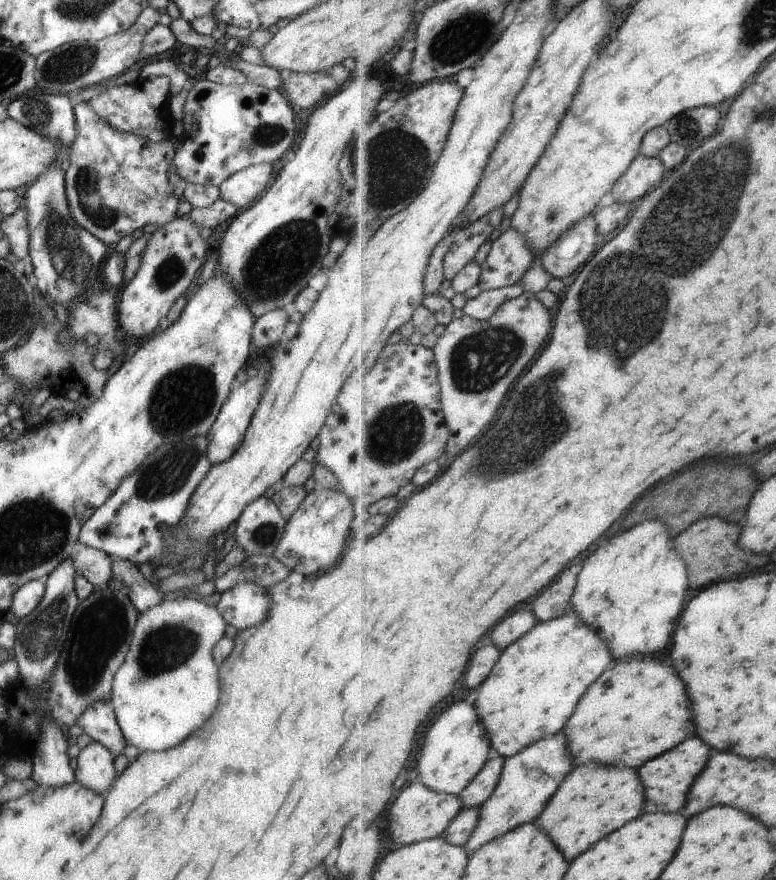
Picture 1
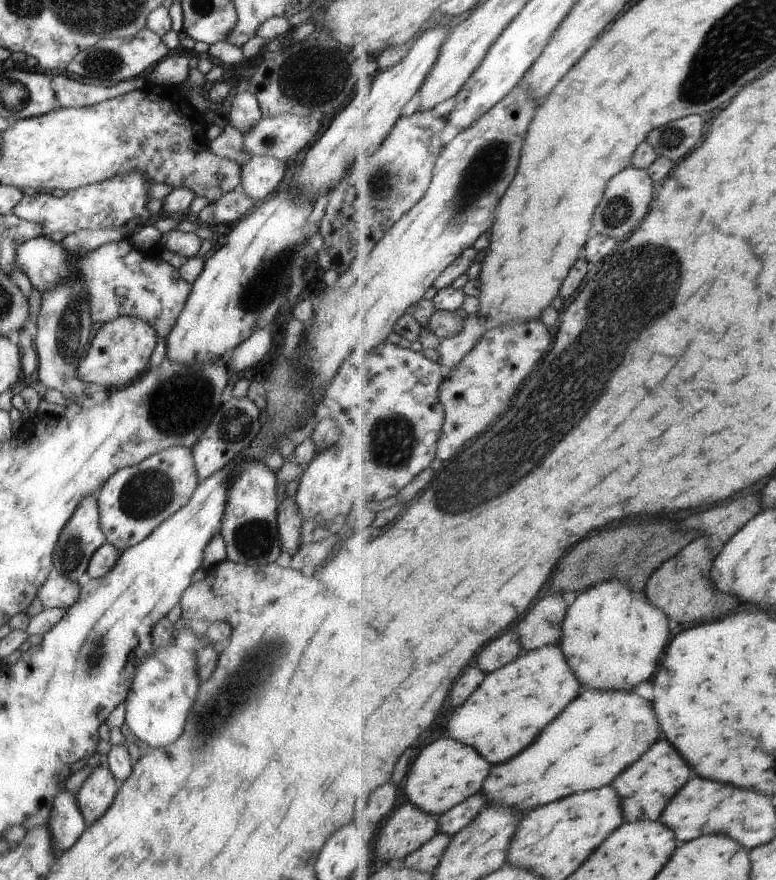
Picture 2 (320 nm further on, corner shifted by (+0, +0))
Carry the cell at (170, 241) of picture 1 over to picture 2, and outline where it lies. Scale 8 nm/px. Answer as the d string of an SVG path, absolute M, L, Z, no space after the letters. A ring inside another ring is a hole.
M126 315L116 317L104 323L98 333L89 341L87 353L77 368L77 379L95 382L109 390L119 389L139 378L148 370L150 356L156 342L156 329L136 316Z

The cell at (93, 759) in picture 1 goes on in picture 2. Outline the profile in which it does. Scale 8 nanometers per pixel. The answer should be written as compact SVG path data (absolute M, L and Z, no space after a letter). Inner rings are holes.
M103 765L93 766L92 773L76 796L86 826L90 826L108 810L116 792L118 792L118 784L111 771Z

